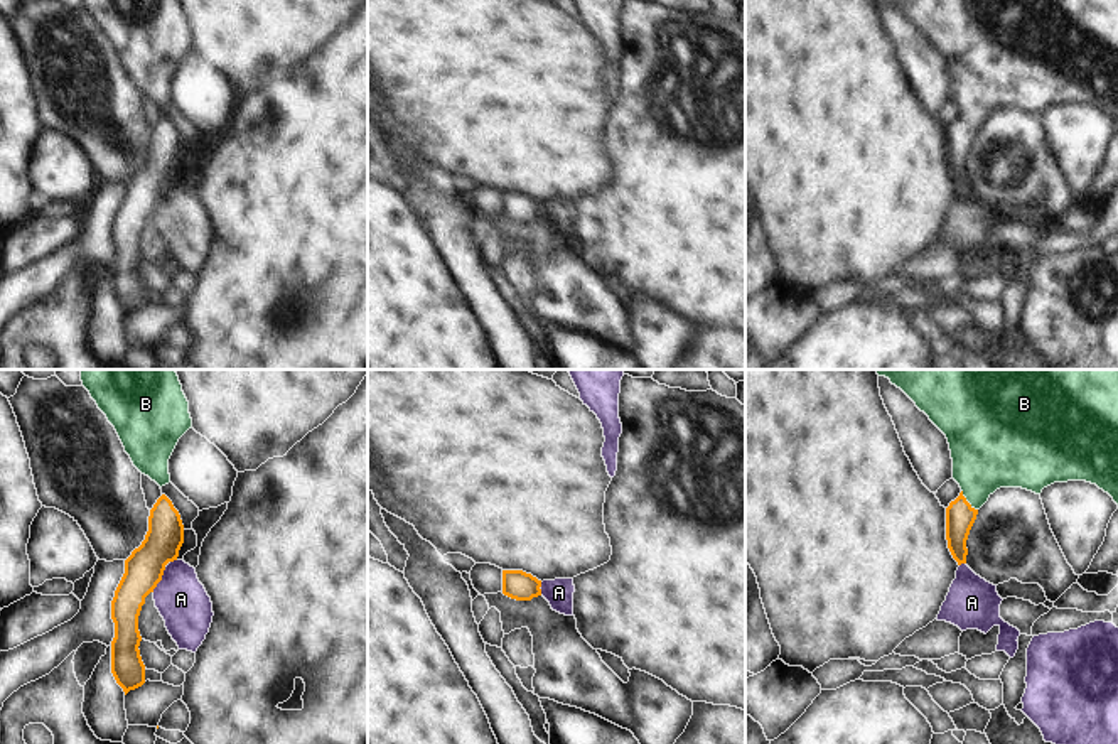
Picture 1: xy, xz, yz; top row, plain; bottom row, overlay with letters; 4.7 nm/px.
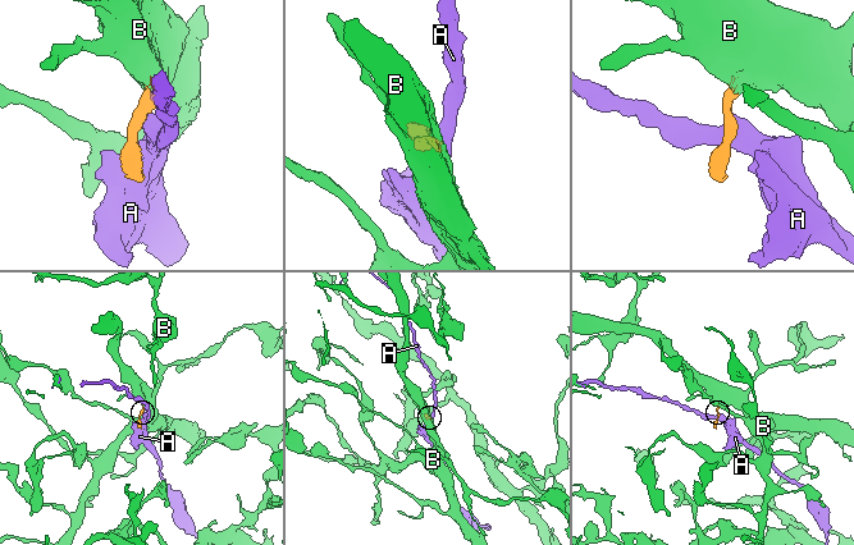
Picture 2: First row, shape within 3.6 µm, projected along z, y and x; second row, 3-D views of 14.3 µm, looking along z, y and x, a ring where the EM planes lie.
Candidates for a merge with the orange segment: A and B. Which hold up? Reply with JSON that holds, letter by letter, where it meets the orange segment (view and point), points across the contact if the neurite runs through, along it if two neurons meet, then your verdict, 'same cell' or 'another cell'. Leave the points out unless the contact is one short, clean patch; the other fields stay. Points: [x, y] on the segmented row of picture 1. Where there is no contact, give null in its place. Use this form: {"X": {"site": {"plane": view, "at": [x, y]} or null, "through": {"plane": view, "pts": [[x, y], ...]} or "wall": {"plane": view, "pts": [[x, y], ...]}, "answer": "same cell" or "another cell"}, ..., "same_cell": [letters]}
{"A": {"site": {"plane": "xy", "at": [161, 579]}, "wall": {"plane": "xy", "pts": [[166, 567], [152, 591]]}, "answer": "another cell"}, "B": {"site": {"plane": "yz", "at": [965, 500]}, "through": {"plane": "yz", "pts": [[960, 517], [965, 500], [987, 452]]}, "answer": "same cell"}, "same_cell": ["B"]}

